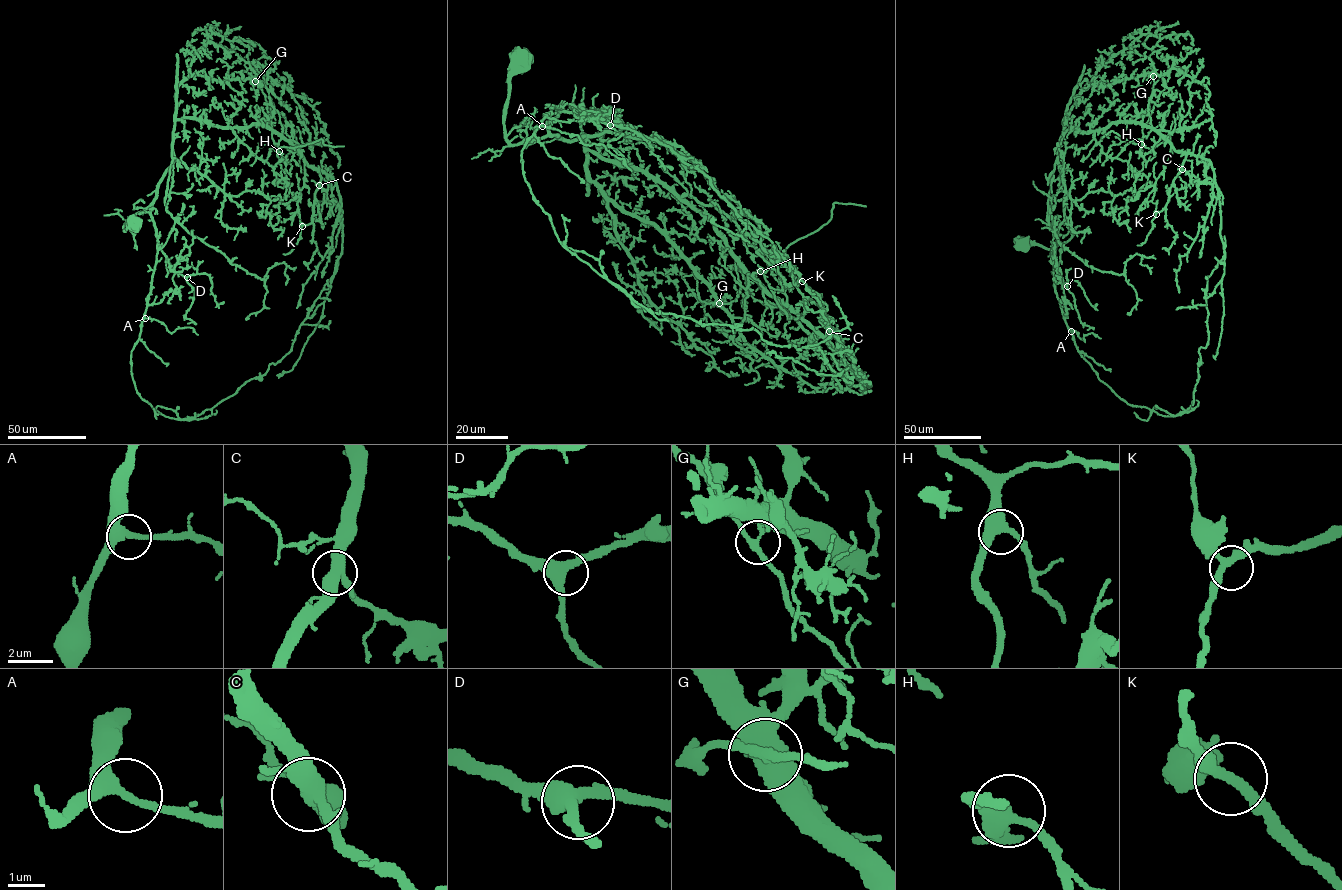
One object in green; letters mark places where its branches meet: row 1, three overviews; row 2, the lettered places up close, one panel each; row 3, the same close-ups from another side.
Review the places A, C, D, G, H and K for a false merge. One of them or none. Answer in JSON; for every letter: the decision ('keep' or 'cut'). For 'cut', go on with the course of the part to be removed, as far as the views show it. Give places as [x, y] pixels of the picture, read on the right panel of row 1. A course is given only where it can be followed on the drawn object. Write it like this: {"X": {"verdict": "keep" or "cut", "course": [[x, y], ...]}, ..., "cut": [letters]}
{"A": {"verdict": "keep"}, "C": {"verdict": "keep"}, "D": {"verdict": "keep"}, "G": {"verdict": "cut", "course": [[1153, 76], [1149, 119], [1142, 129], [1143, 168], [1135, 174], [1147, 181], [1126, 209], [1107, 215], [1102, 210]]}, "H": {"verdict": "keep"}, "K": {"verdict": "keep"}, "cut": ["G"]}

